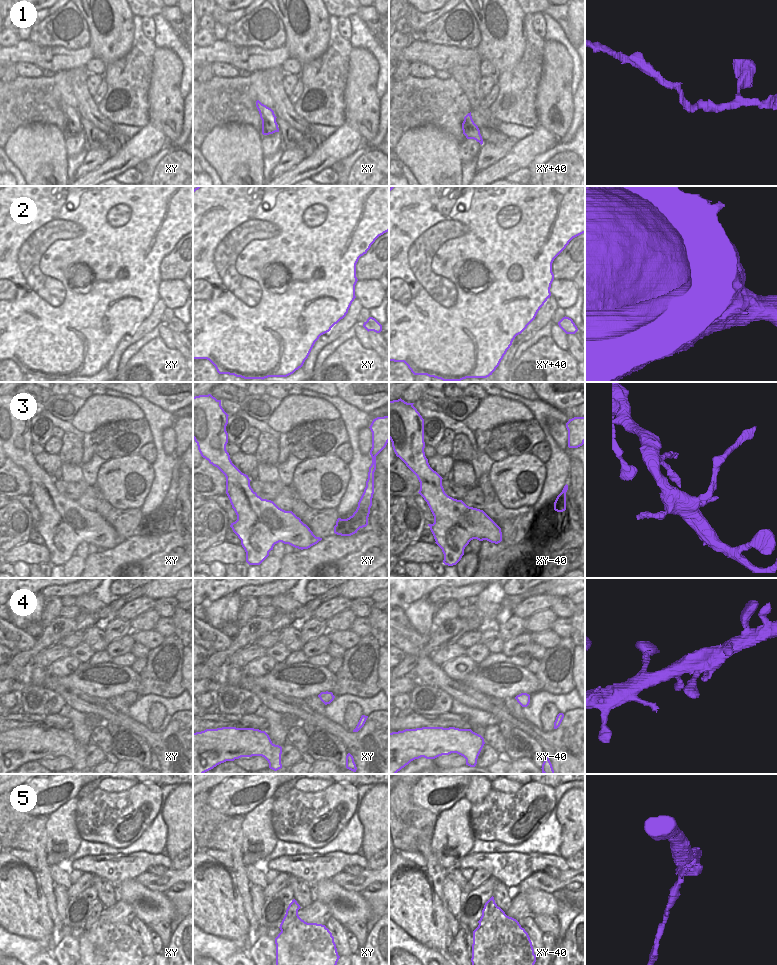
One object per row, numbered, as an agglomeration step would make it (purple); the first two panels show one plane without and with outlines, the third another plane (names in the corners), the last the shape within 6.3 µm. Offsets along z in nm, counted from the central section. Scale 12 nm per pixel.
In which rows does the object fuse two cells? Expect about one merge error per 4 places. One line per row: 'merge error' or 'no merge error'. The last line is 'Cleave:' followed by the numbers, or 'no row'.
1: no merge error
2: merge error
3: merge error
4: no merge error
5: merge error
Cleave: 2, 3, 5

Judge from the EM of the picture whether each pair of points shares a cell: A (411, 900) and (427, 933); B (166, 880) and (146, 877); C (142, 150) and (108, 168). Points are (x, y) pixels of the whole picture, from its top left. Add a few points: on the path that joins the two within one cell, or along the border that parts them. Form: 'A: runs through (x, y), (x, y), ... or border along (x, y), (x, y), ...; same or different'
A: runs through (416, 908), (427, 925); same
B: runs through (161, 880), (151, 880); same
C: runs through (134, 150), (116, 165); same

